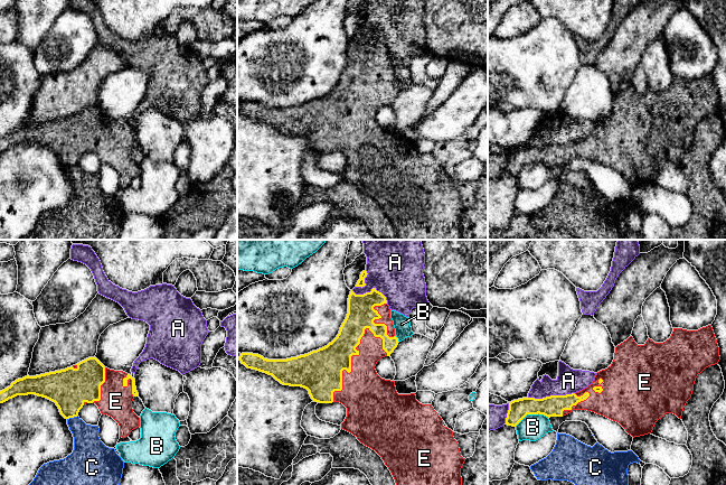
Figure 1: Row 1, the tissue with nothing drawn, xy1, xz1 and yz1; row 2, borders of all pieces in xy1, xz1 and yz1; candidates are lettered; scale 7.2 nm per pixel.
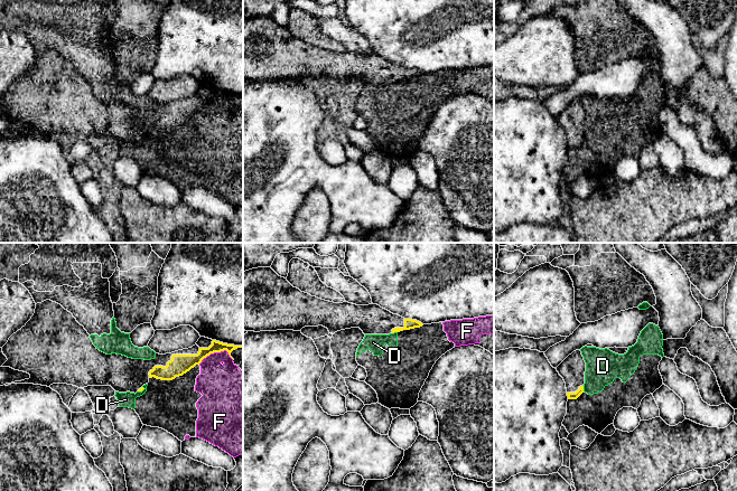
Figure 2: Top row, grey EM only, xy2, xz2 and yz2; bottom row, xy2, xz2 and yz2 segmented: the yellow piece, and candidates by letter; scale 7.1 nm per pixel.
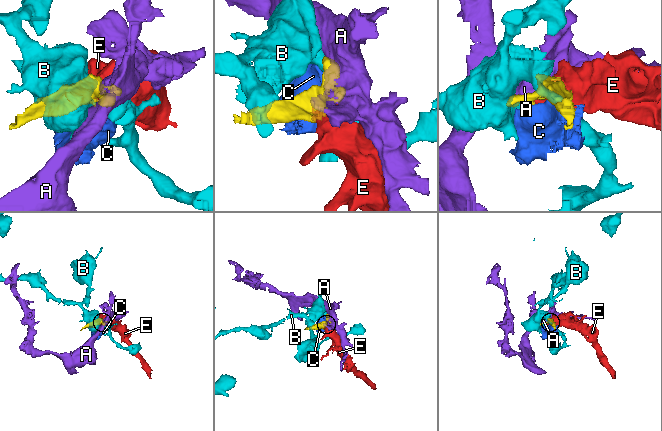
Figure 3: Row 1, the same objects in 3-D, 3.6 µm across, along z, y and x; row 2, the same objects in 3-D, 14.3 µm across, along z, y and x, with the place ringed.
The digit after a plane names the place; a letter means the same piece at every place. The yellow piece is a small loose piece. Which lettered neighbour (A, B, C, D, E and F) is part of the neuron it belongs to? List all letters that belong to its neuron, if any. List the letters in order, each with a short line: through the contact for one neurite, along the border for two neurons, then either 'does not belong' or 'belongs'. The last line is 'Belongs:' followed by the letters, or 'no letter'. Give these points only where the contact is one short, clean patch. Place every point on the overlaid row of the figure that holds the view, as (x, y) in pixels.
A: does not belong
B: does not belong
C: does not belong
D: xz2 (397, 331), (392, 333) | does not belong
E: belongs
F: does not belong
Belongs: E

